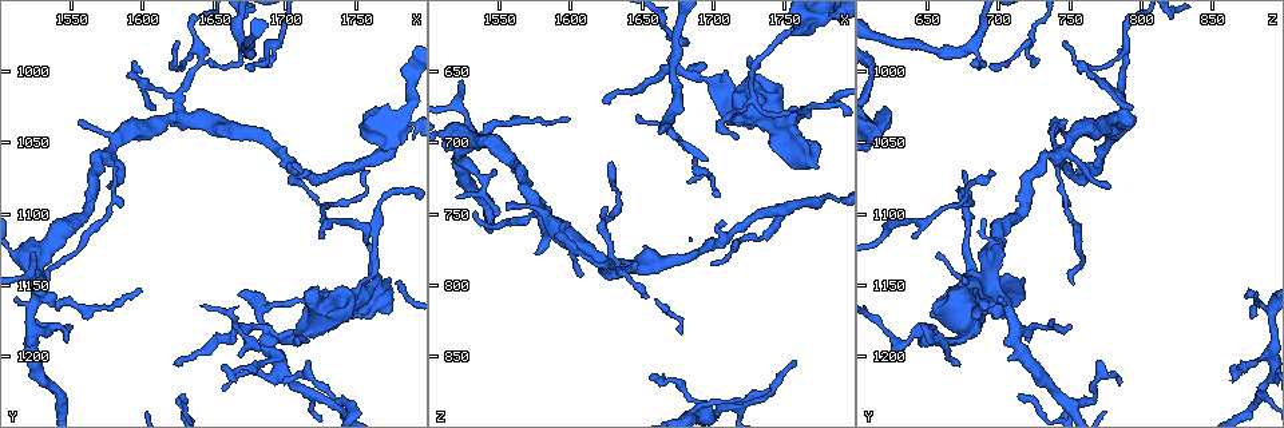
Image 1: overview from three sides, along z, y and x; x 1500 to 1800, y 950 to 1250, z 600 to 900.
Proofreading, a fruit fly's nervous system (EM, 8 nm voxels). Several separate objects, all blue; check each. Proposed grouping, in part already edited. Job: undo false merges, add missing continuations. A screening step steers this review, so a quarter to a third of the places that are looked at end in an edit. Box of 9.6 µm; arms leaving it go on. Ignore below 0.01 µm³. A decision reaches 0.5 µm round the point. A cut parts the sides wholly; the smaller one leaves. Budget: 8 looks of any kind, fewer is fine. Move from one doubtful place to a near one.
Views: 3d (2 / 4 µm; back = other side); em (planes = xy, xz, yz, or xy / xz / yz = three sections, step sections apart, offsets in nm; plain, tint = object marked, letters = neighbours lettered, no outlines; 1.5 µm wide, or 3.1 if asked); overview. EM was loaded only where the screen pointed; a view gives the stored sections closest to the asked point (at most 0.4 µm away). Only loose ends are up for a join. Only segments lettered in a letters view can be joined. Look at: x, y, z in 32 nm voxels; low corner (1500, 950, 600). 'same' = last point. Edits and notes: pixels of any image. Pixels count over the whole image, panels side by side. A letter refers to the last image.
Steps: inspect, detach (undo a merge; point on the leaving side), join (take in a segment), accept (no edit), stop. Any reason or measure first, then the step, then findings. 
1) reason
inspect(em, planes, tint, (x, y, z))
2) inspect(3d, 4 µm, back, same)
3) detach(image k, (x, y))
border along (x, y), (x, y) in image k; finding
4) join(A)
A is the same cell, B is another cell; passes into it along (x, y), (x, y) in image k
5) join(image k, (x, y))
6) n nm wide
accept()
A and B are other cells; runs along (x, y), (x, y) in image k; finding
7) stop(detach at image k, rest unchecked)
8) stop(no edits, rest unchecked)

stops while still wide
inspect(em, yz, step 8, tint, (1722, 1152, 672))

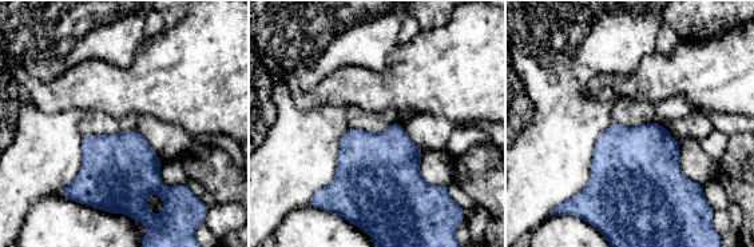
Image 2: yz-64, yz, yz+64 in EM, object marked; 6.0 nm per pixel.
another direction
inspect(em, xy, step 4, letters, same)

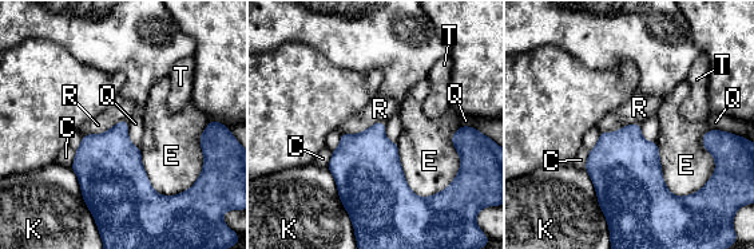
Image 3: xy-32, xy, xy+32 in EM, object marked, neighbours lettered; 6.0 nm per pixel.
accept()
C, E, K, Q, R and T are other cells; border along (639, 122), (600, 133) in image 3; none of them fits

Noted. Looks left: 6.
branch stops here
inspect(3d, 2 µm, back, (1772, 1150, 718))

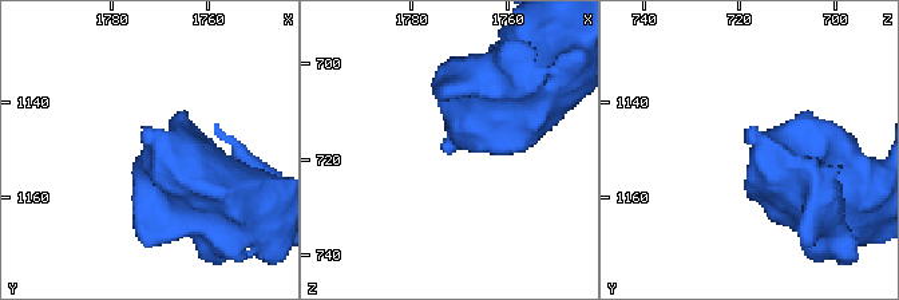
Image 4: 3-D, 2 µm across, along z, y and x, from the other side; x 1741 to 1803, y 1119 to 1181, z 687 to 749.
inspect(em, planes, letters, (1773, 1148, 718))

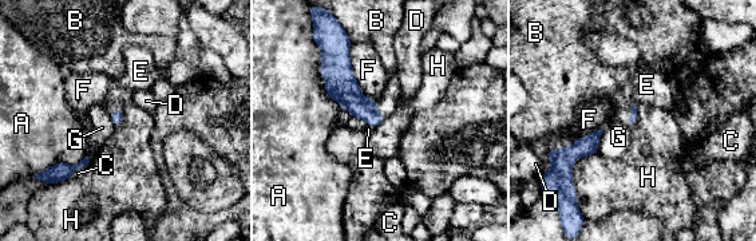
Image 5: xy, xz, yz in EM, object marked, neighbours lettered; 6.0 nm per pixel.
join(E)
E is the same cell, A, B, C, D, F, G and H are other cells; passes into it along (117, 117), (115, 110), (138, 75) in image 5; it goes on there

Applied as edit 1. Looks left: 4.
abrupt turn
inspect(em, planes, letters, (1624, 1030, 786))

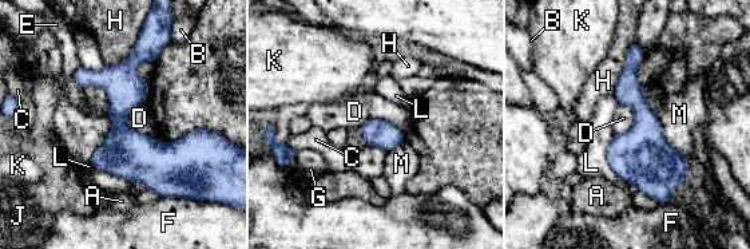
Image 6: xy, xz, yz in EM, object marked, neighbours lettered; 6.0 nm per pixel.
170 nm wide
accept()
A, B, C, D, E, F, G, H, J, K, L and M are other cells; runs along (126, 66), (122, 134), (182, 194) in image 6; all the same neuron

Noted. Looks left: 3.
thick turns thin
inspect(3d, 4 µm, back, (1766, 1034, 620))

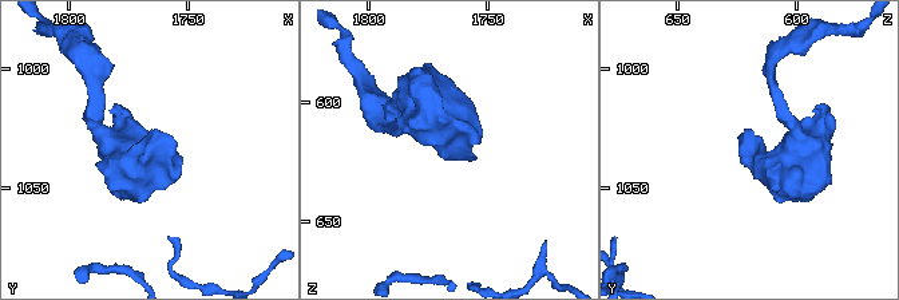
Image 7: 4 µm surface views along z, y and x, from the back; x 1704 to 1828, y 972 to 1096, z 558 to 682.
shape alone is not enough
inspect(em, xy, step 8, tint, (1765, 1033, 619))

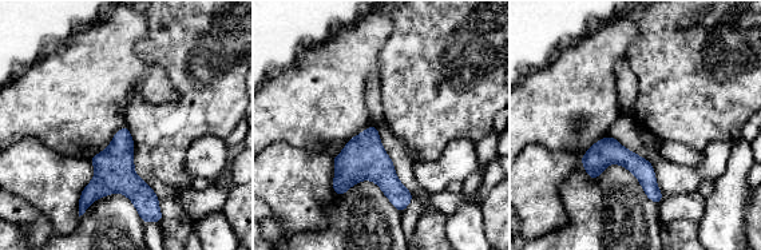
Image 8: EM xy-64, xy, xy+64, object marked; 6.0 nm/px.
another direction
inspect(em, yz, step 8, letters, same)

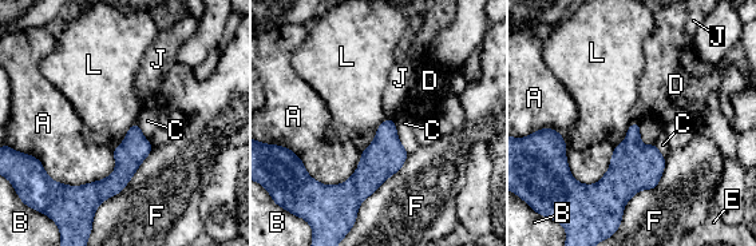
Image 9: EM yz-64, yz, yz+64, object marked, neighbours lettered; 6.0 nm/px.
accept()
A, B, C, D, E, F, J and L are other cells; all the same neuron

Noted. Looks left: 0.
stop(join at image 5, rest unchecked)

